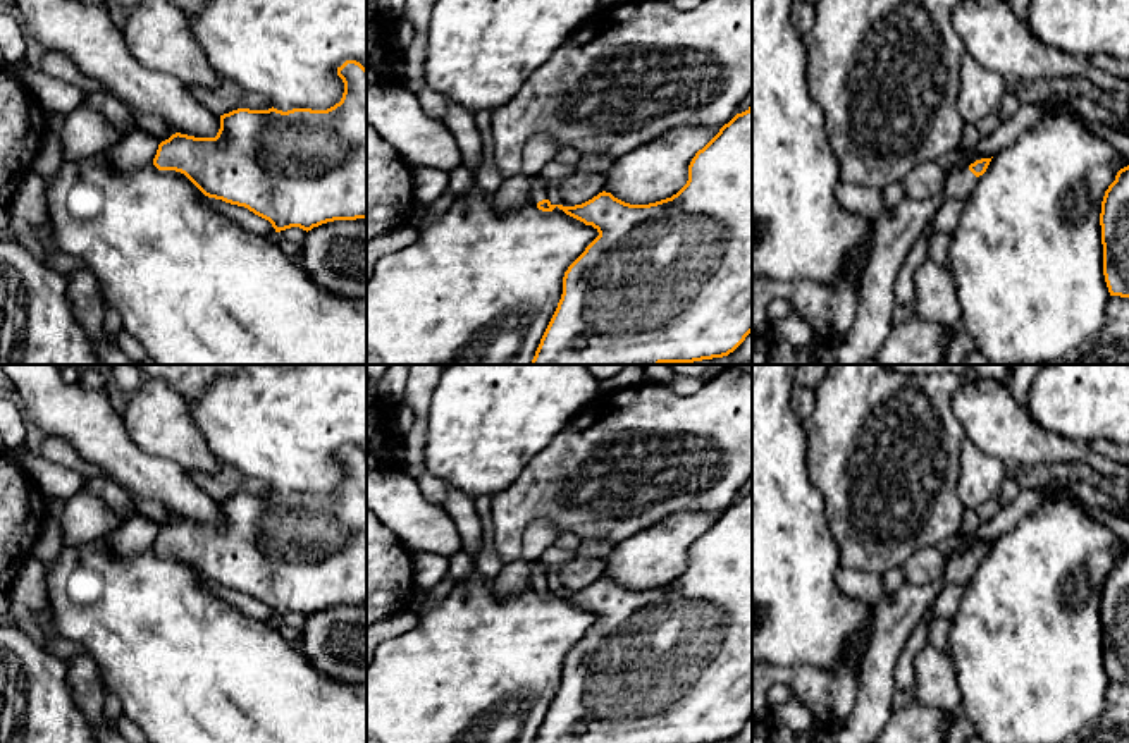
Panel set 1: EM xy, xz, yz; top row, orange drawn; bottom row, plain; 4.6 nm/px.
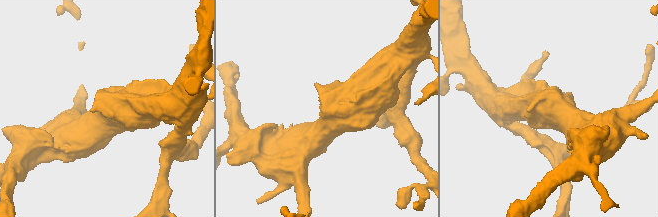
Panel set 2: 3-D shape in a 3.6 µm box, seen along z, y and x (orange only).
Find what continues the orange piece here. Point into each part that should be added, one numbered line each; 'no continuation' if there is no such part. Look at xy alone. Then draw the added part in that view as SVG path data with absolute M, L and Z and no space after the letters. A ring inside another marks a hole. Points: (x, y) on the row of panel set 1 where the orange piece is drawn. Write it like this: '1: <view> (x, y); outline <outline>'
no continuation

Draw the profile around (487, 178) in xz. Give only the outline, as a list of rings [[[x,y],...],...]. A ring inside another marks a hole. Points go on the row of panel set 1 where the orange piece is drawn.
[[[478,110],[473,114],[473,119],[484,144],[480,165],[473,174],[475,184],[484,191],[485,196],[490,196],[506,181],[497,172],[494,162],[494,136],[490,126],[490,110]]]

